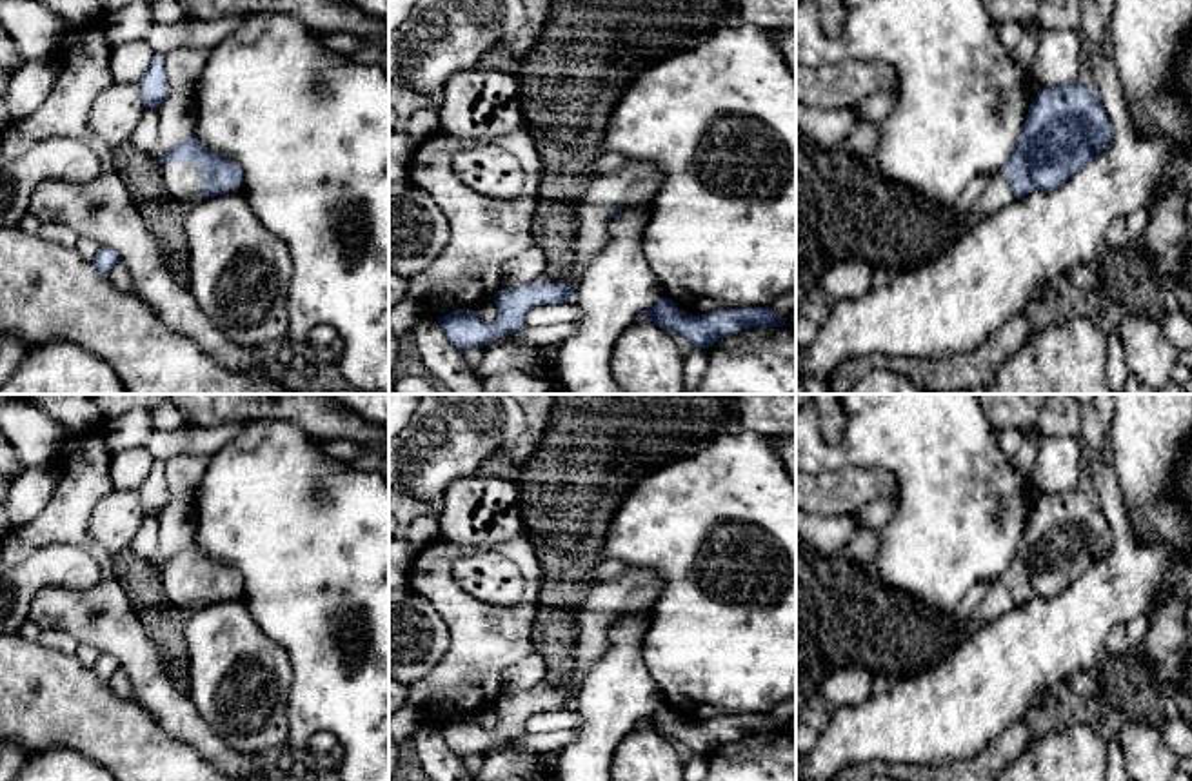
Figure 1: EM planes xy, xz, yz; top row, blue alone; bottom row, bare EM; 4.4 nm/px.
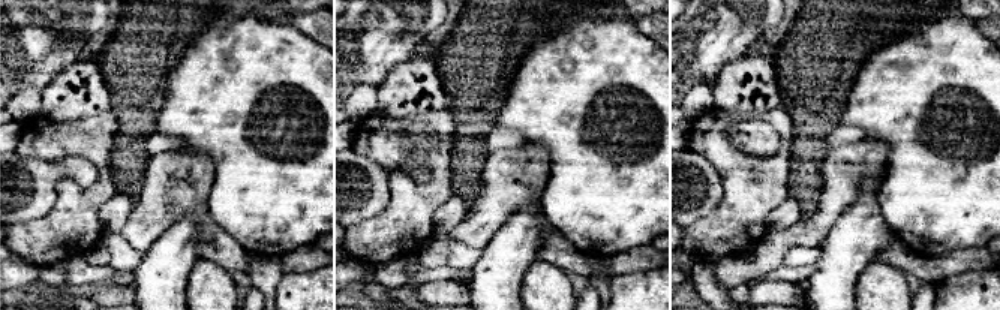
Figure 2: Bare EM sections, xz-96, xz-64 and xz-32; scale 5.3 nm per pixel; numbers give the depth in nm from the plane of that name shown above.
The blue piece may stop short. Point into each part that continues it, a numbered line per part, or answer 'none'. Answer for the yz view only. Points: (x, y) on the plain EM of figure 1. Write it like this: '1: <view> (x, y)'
1: yz (998, 600)

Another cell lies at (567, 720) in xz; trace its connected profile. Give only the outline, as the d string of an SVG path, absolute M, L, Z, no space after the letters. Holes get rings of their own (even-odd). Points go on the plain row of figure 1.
M574 707L556 712L538 712L525 723L525 732L543 736L547 732L574 732L581 725L581 716Z

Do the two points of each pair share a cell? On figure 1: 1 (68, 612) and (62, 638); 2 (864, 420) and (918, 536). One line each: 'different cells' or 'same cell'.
1: same cell
2: same cell

